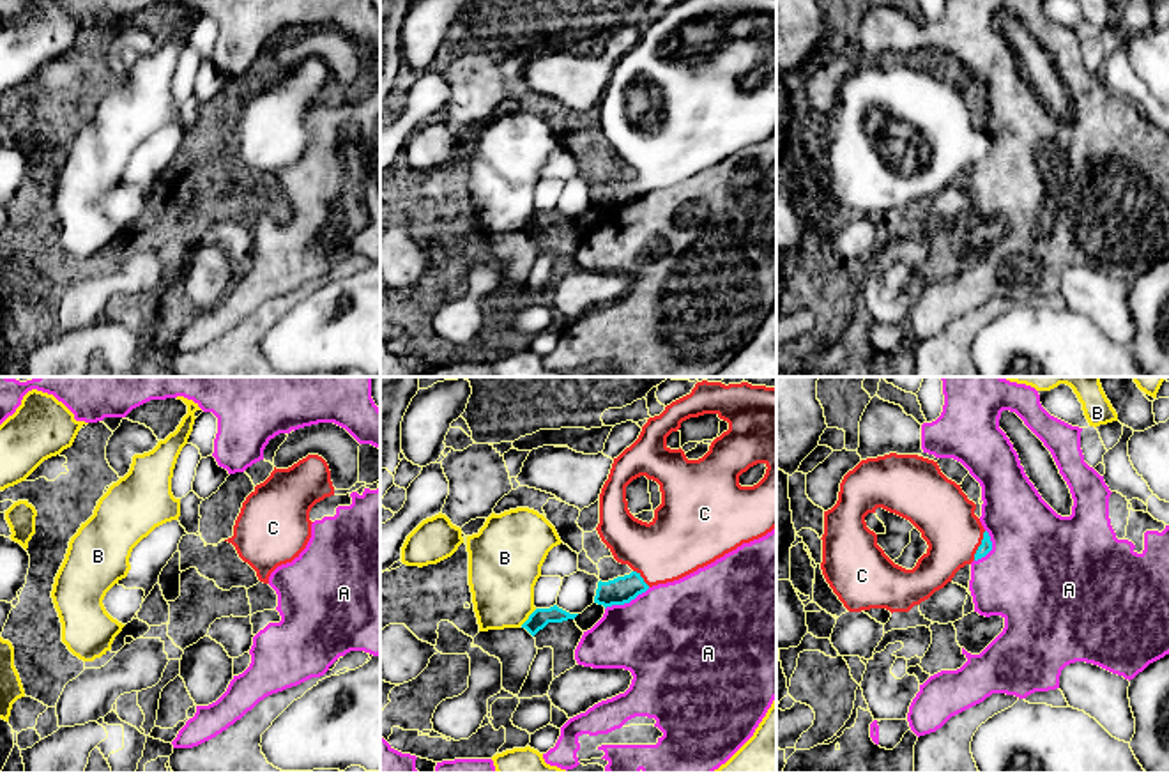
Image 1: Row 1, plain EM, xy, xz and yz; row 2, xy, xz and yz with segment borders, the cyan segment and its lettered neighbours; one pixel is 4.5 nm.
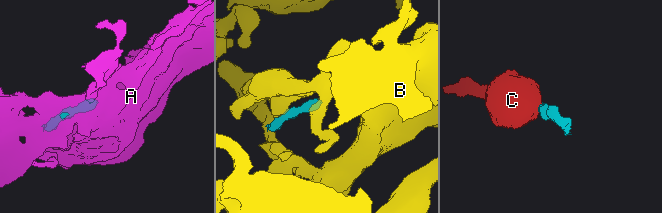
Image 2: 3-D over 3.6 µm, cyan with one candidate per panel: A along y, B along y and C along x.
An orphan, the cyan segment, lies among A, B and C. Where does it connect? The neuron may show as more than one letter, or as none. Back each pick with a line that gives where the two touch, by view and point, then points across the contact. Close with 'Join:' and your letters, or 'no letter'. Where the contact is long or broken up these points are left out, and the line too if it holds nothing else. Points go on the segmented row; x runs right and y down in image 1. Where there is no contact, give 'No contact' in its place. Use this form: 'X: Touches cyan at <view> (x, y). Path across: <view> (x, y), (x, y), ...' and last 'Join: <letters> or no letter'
C: Touches cyan at yz (980, 545). Path across: yz (985, 547), (980, 545), (971, 542), (939, 510)
Join: C

